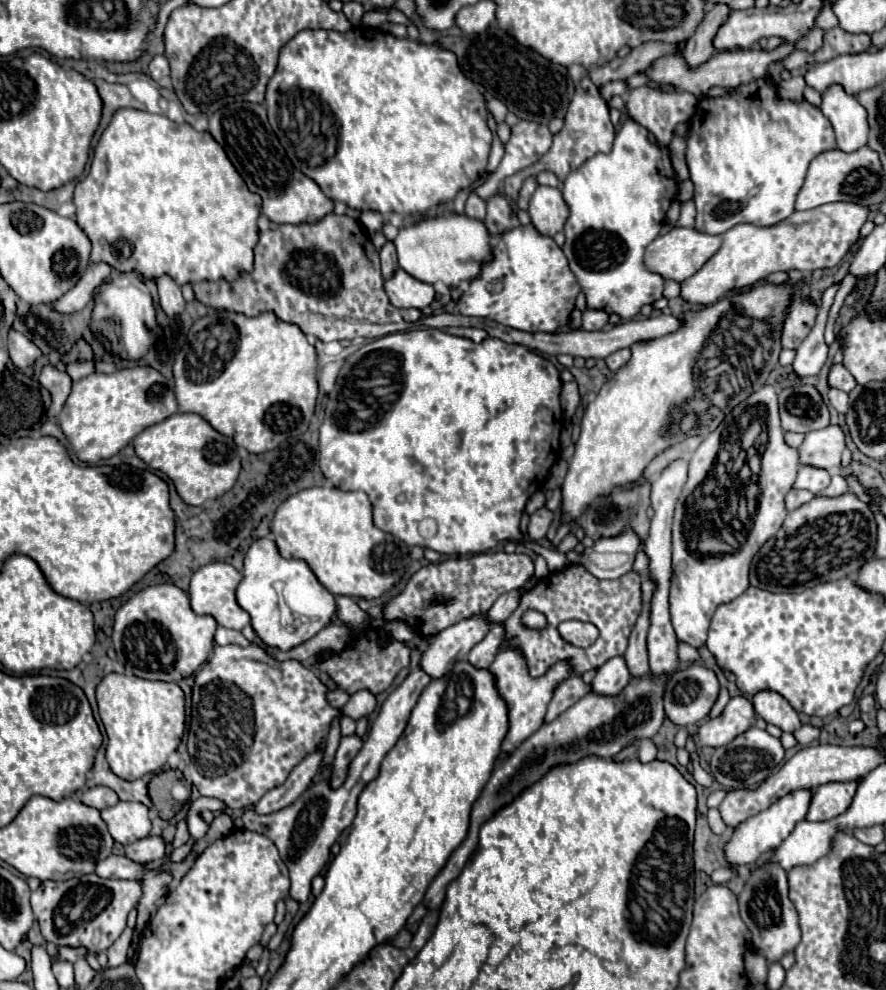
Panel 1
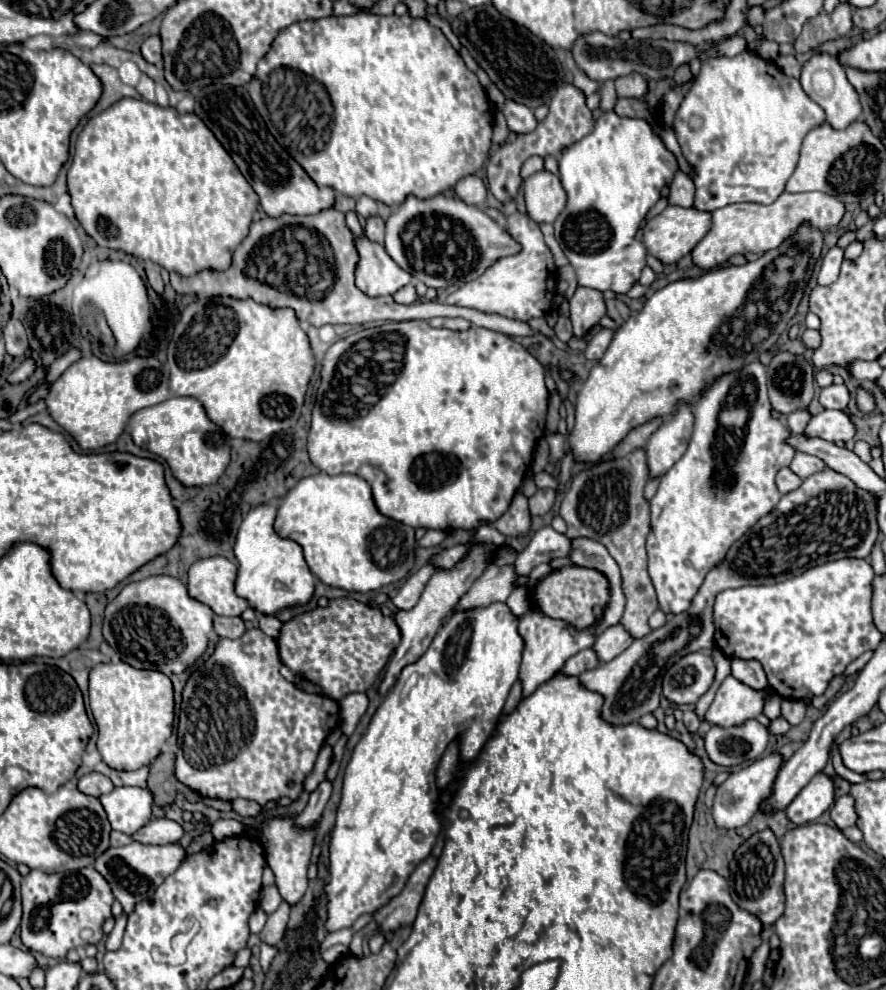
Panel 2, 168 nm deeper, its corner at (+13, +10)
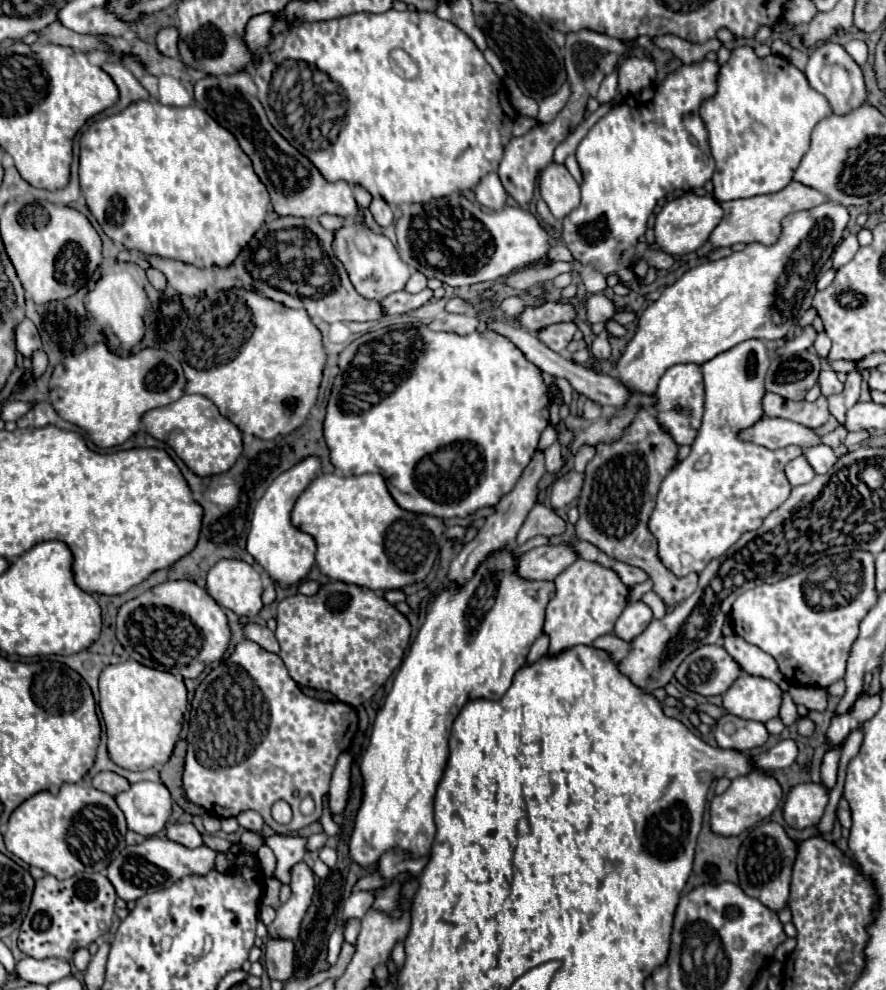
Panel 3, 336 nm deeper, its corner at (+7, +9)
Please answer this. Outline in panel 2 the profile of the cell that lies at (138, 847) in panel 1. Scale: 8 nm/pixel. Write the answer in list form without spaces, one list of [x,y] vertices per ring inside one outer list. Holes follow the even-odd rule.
[[[152,819],[138,833],[132,835],[134,841],[144,845],[168,845],[176,843],[182,837],[184,829],[170,819]]]

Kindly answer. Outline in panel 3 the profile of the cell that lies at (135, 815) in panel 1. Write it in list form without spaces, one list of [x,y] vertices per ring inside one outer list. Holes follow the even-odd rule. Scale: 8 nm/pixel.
[[[136,782],[130,790],[116,796],[118,806],[126,814],[128,828],[154,836],[162,832],[172,814],[172,796],[162,782]]]

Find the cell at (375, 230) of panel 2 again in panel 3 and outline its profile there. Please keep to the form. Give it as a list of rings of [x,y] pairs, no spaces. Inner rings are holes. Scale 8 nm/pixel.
[[[380,196],[372,198],[368,210],[372,212],[374,220],[376,220],[380,226],[388,226],[388,224],[392,224],[392,210],[390,210],[390,206],[384,202],[384,198],[380,198]]]

